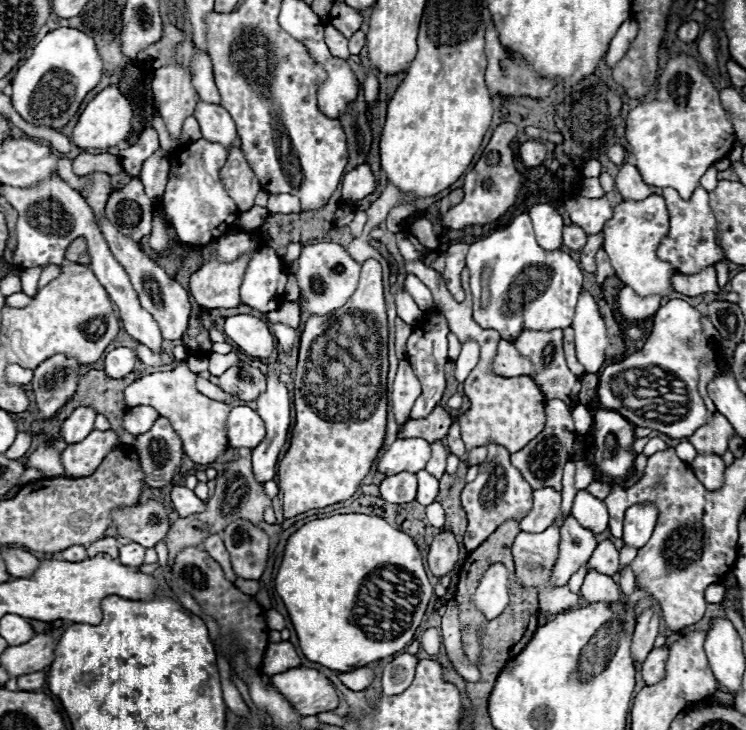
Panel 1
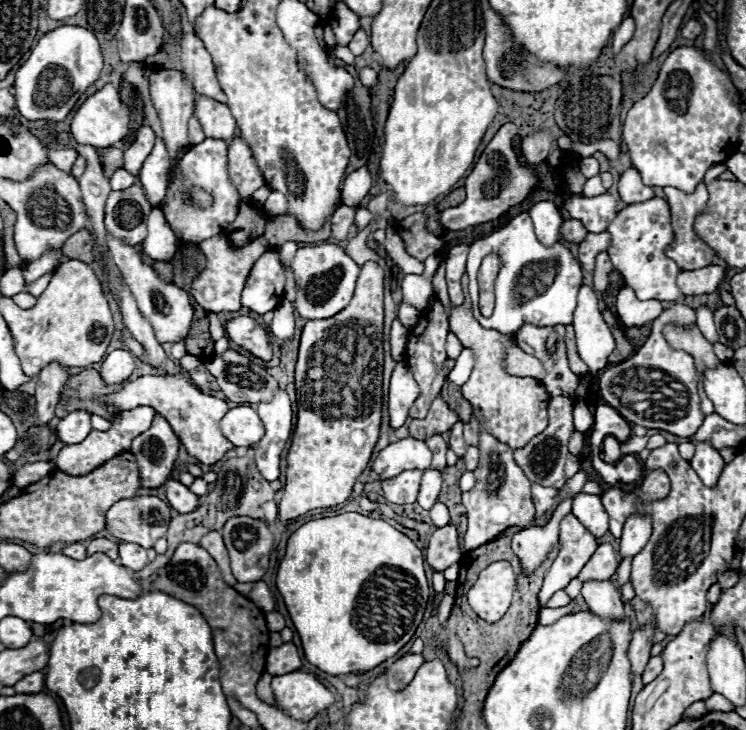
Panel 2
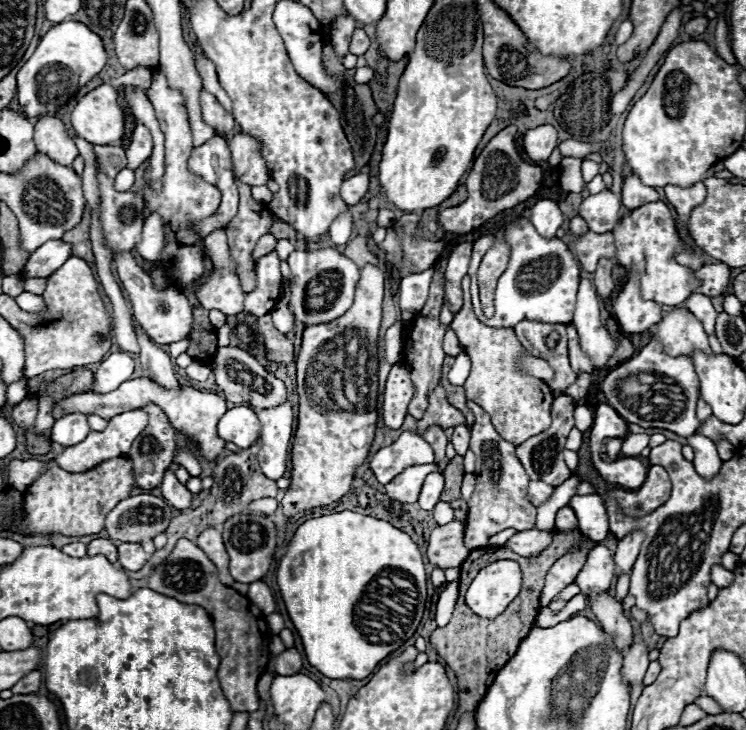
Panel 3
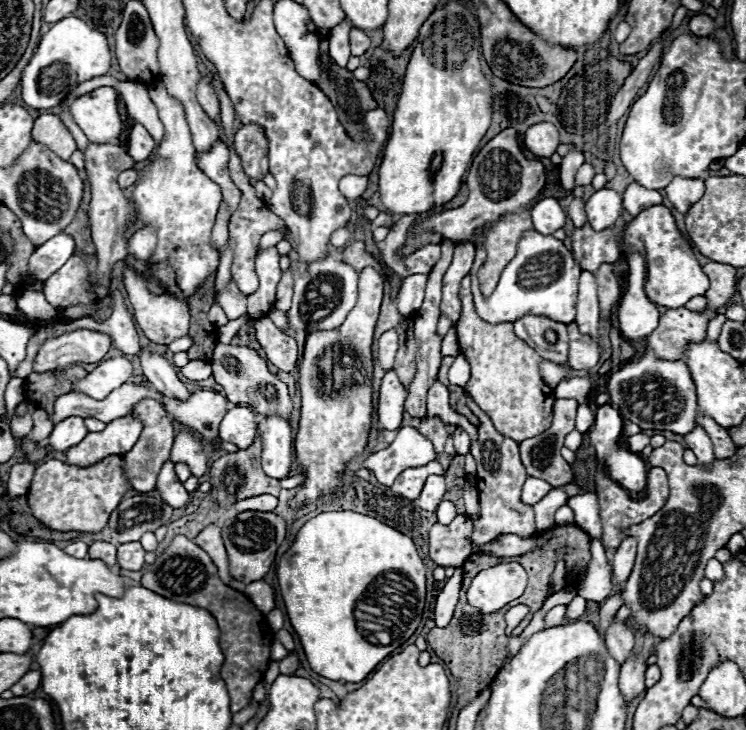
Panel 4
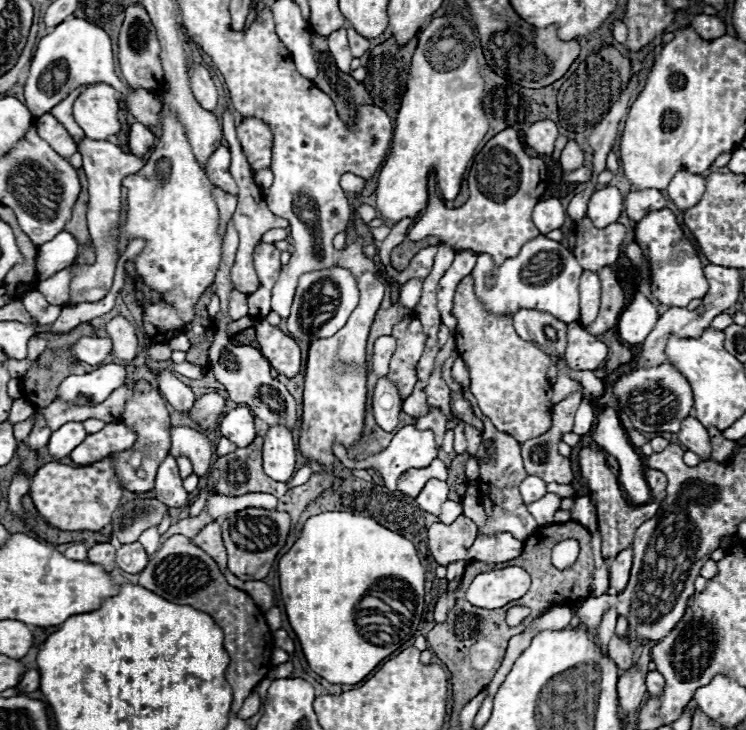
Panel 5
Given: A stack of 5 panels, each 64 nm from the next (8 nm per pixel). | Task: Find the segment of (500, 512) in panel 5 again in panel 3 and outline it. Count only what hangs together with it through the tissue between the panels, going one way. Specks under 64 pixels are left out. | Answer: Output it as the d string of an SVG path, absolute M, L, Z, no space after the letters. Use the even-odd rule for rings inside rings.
M468 402L468 408L472 408L476 416L470 440L470 450L476 454L476 492L468 502L468 526L464 542L470 550L476 550L484 548L488 544L488 538L502 530L532 530L536 520L536 508L526 500L526 488L530 478L516 456L516 446L500 438L500 434L494 430L490 422L490 416L478 404Z

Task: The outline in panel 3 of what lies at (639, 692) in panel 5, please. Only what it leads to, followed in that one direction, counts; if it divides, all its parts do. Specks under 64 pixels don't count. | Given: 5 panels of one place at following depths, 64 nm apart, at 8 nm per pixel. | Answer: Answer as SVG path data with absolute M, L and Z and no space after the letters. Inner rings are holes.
M640 642L640 644L632 644L632 648L628 650L628 654L624 656L624 666L622 666L622 678L624 682L632 688L636 684L642 682L644 678L644 672L648 668L650 660L648 660L648 650L646 650L646 644Z

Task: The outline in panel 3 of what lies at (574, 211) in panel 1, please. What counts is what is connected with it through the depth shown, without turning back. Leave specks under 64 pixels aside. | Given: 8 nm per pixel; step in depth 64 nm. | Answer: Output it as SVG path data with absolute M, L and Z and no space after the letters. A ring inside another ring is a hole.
M602 190L598 194L588 196L582 200L578 214L588 222L588 228L592 232L610 232L614 224L620 220L618 210L620 210L620 196L616 196L610 190Z

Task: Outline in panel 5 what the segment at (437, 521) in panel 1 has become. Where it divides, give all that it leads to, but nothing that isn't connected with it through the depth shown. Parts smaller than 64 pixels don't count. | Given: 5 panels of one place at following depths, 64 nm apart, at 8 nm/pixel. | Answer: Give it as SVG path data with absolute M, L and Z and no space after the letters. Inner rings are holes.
M446 500L446 502L442 504L440 520L442 520L444 524L452 524L462 512L464 512L464 504L462 504L460 500L458 500L458 502L454 502L454 500Z

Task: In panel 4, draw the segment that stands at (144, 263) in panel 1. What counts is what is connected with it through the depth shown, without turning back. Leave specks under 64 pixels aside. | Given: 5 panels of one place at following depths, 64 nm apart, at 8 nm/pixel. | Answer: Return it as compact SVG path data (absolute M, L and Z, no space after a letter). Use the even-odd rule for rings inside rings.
M124 266L124 286L126 286L126 292L128 292L128 298L134 306L134 318L138 322L138 326L142 328L142 332L148 336L150 342L154 344L170 344L172 340L180 338L180 336L186 336L188 334L188 324L190 324L190 314L188 314L188 306L186 304L180 304L180 300L168 296L168 294L160 294L160 296L152 296L146 288L148 280L134 272L132 268Z

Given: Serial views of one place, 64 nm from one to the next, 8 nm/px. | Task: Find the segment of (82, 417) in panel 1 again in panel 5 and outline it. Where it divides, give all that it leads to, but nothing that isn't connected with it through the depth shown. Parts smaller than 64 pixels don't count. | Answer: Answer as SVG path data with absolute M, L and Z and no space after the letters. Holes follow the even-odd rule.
M80 422L64 424L60 430L52 432L52 436L50 436L50 442L48 442L50 456L54 460L62 460L62 458L70 456L70 452L84 440L84 436L86 436L86 432Z

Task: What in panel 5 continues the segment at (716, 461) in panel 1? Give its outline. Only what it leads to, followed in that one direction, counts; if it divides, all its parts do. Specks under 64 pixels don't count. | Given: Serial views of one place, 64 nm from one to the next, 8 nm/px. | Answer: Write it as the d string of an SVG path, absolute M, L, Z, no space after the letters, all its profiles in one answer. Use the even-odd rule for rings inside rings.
M688 416L686 420L682 420L680 424L680 432L678 432L678 444L684 446L686 450L696 452L698 456L702 456L704 460L710 458L710 438L708 438L708 430L694 418Z

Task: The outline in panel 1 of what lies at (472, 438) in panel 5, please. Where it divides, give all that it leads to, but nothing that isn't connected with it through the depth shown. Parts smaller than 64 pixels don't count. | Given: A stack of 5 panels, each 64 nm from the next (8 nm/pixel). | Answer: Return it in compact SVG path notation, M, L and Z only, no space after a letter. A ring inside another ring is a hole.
M438 404L430 416L426 416L424 420L408 420L402 426L400 436L420 436L428 442L432 440L442 440L448 434L448 428L452 426L454 418Z

